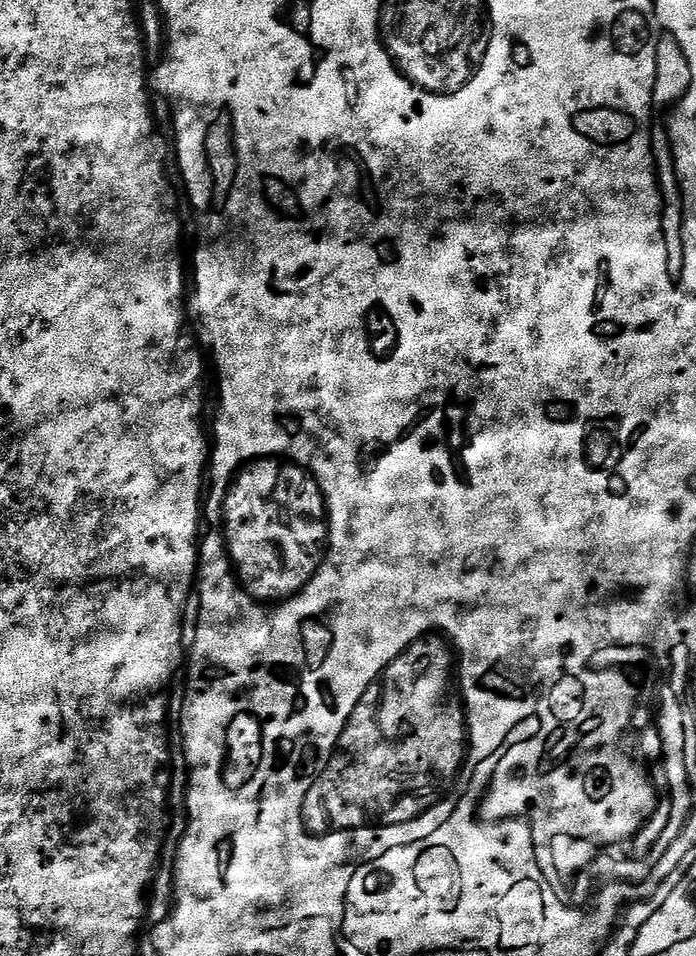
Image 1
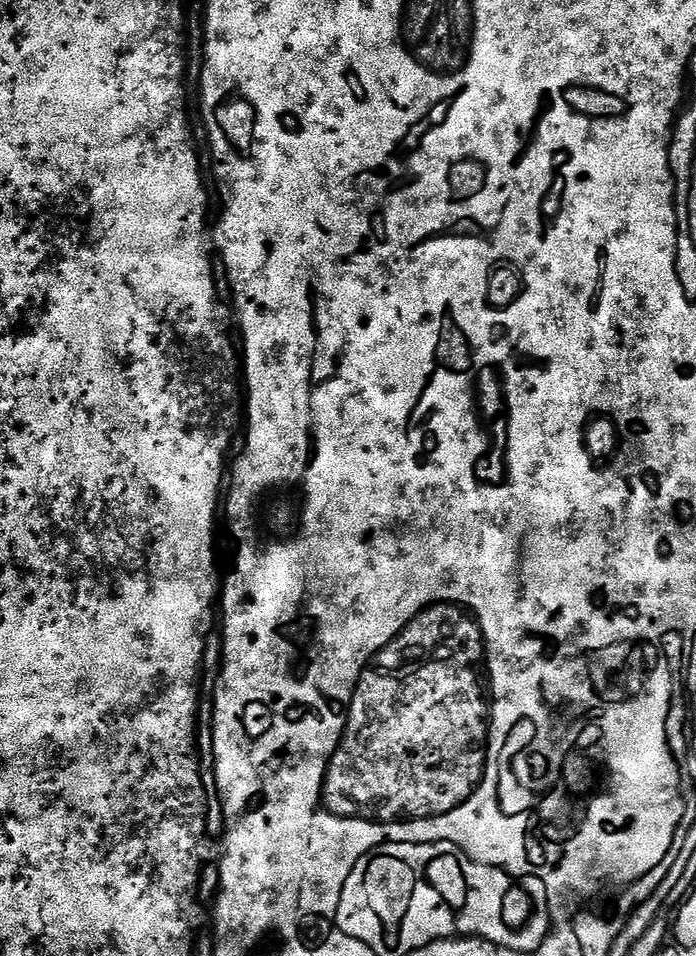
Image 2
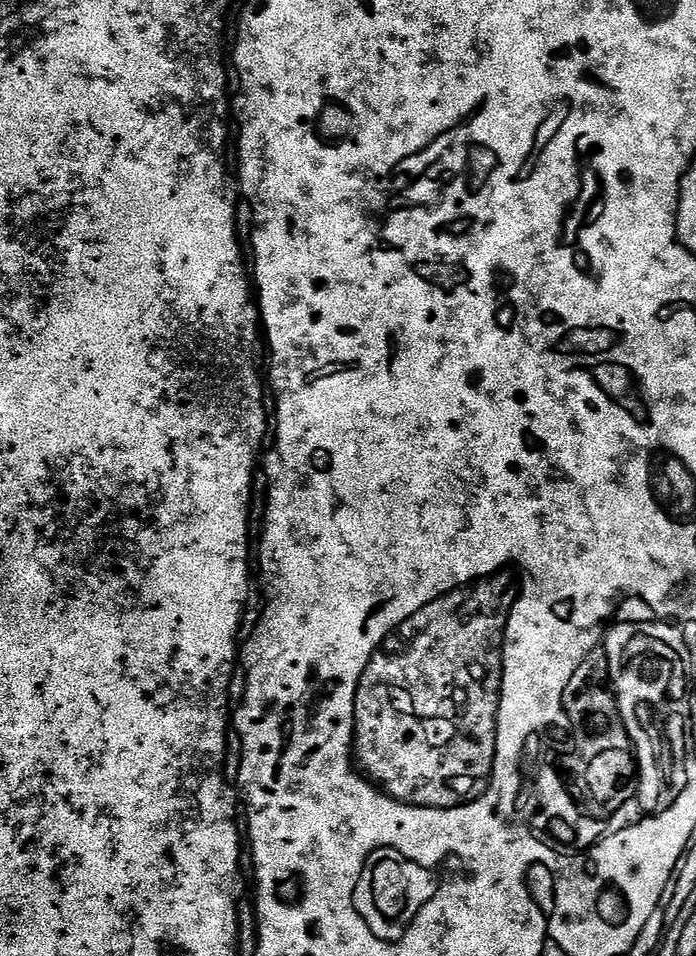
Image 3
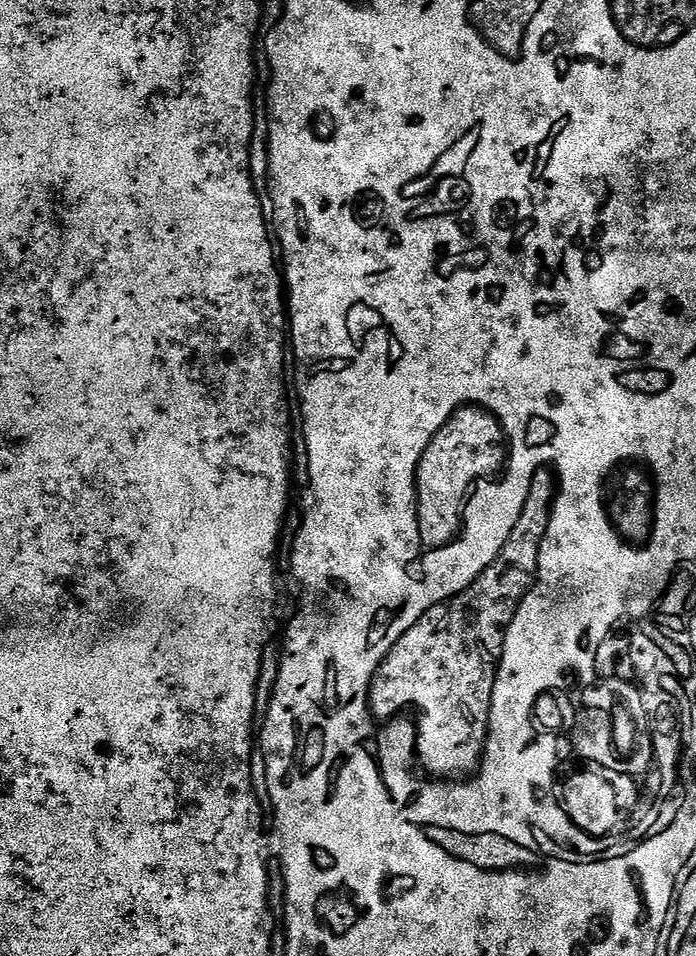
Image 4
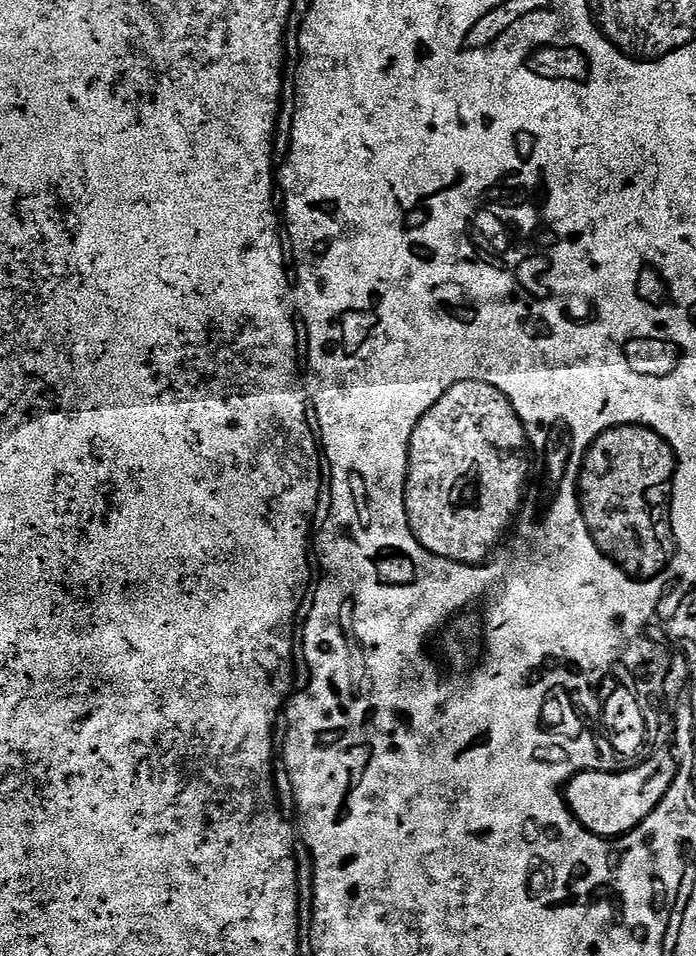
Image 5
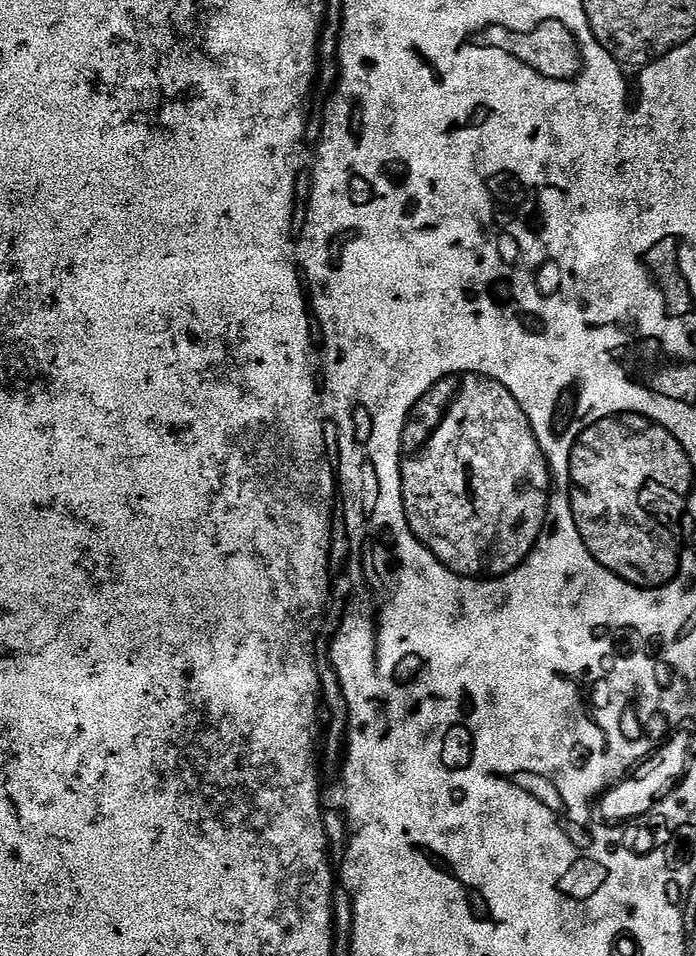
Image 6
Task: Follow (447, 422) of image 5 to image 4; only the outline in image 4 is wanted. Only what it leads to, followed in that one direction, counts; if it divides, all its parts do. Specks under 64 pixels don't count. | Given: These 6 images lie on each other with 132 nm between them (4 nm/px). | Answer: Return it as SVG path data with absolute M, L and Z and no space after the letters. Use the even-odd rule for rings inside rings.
M486 410L460 412L436 436L436 444L426 448L416 471L416 521L425 549L437 548L456 532L456 512L460 512L460 496L464 496L468 480L480 472L492 472L496 464L500 464L500 428L488 420Z

